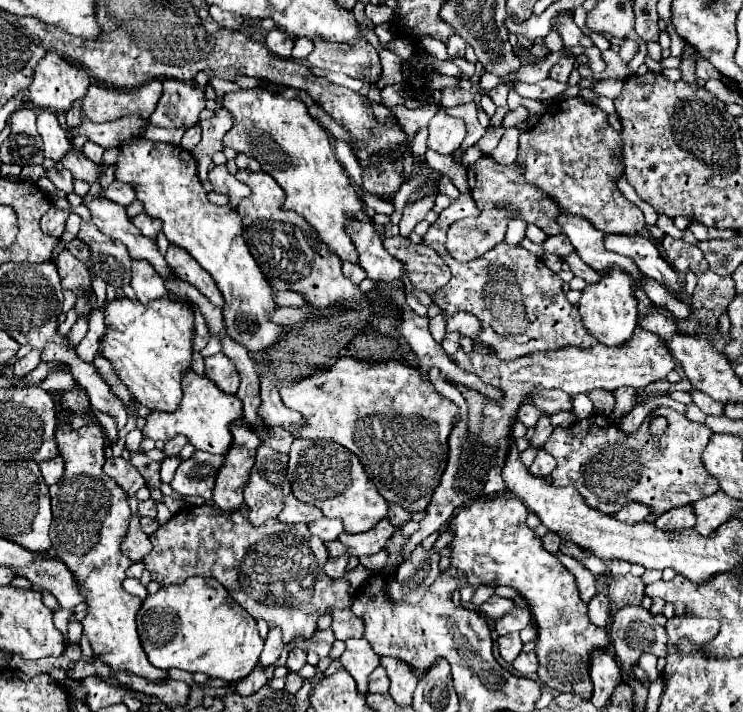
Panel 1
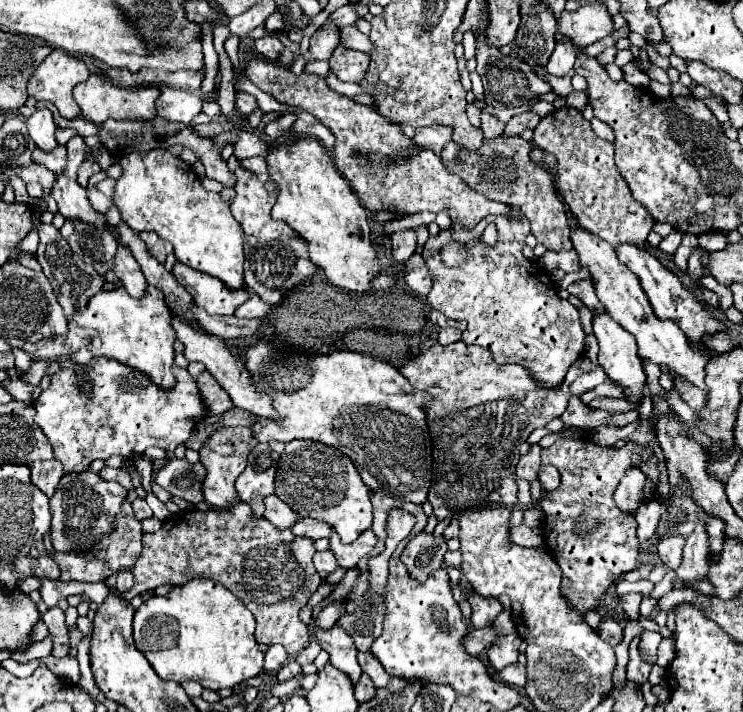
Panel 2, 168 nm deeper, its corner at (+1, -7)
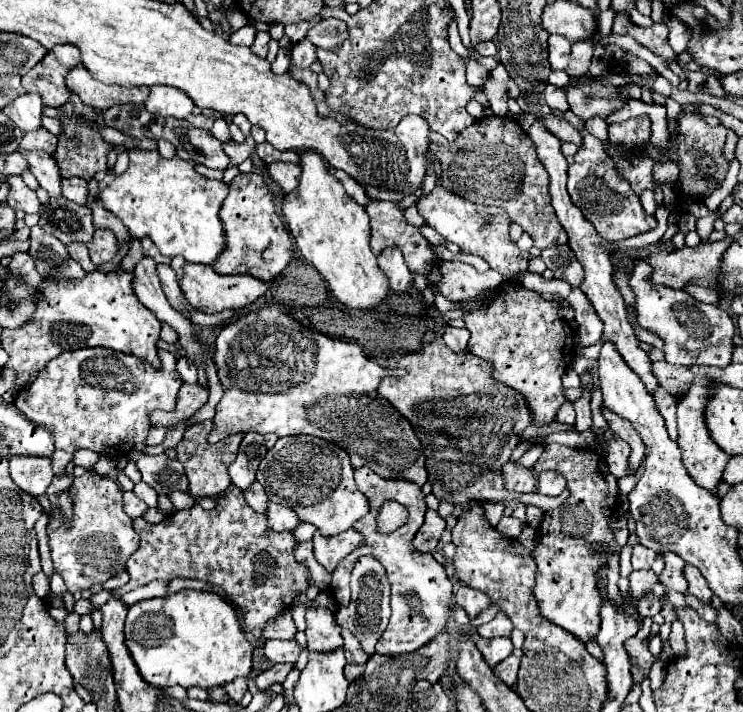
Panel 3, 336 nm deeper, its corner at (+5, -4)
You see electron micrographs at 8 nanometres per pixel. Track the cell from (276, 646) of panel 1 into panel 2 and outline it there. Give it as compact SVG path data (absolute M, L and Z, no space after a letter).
M271 646L265 652L265 670L267 672L277 672L279 668L283 668L289 662L289 654L285 652L285 648L281 646Z

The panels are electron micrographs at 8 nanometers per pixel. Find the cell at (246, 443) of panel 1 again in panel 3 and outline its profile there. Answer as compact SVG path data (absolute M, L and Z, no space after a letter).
M201 421L197 425L191 425L183 439L175 445L175 451L177 451L177 459L183 463L185 467L185 475L189 479L189 493L193 497L219 497L221 493L225 493L231 485L229 481L229 473L227 473L227 467L231 465L231 461L237 457L237 449L239 449L239 443L243 439L243 435L229 435L227 439L219 441L219 443L209 443L207 441L207 435L209 431L213 429L213 423L211 421Z

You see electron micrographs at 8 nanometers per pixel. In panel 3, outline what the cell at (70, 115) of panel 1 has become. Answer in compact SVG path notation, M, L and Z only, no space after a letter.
M17 147L17 151L27 159L29 163L29 171L35 175L35 179L39 181L39 185L51 195L51 197L61 197L61 173L57 169L57 163L53 161L53 157L45 151L25 151L21 147Z

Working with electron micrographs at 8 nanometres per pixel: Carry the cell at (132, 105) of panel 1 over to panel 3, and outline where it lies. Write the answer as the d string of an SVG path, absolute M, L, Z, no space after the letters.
M75 65L65 75L67 87L79 95L79 99L85 105L91 105L97 111L105 111L113 105L125 105L125 103L143 103L149 95L149 87L115 87L115 85L103 85L95 81L83 65Z

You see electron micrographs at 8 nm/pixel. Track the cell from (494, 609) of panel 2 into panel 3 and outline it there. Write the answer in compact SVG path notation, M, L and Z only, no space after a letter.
M459 587L459 591L455 593L455 601L459 607L463 607L467 611L467 615L473 619L475 615L479 615L483 609L489 607L489 597L477 589L471 587Z

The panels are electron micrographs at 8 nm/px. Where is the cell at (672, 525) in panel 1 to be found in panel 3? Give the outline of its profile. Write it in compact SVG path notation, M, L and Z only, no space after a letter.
M663 553L663 559L665 559L665 571L659 575L661 585L667 591L677 591L681 595L687 595L687 579L683 575L685 561L681 561L681 557L677 557L675 553Z

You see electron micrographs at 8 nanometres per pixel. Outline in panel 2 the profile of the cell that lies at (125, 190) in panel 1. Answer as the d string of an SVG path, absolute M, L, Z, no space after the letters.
M105 178L103 182L99 182L95 188L89 188L89 200L93 204L93 208L97 212L107 212L109 208L113 208L113 186L115 180L113 178Z

